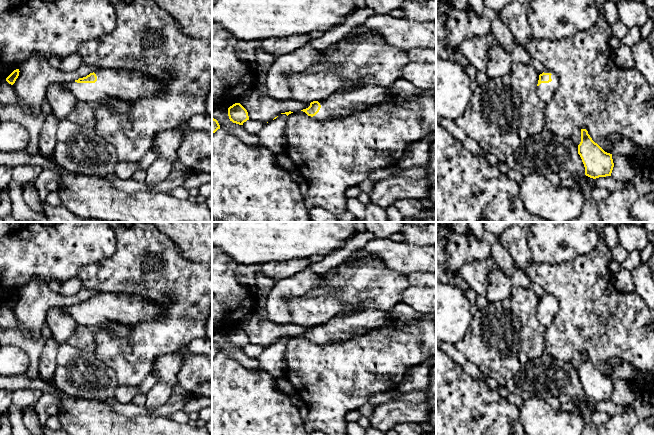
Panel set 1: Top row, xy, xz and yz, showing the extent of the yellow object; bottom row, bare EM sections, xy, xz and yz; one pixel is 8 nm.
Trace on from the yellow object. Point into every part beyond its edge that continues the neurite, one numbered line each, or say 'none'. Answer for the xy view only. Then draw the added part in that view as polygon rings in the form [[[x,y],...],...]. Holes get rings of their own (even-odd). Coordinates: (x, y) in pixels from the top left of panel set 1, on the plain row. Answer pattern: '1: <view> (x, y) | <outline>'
1: xy (129, 309) | [[[99,292],[95,307],[60,306],[60,310],[79,325],[94,326],[108,322],[133,325],[162,319],[163,308],[134,294]]]

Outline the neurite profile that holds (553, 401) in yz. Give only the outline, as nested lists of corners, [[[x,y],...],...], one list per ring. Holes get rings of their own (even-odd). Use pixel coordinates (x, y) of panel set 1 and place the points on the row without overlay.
[[[550,395],[548,398],[545,399],[547,404],[553,408],[554,410],[560,410],[560,404],[558,397]]]

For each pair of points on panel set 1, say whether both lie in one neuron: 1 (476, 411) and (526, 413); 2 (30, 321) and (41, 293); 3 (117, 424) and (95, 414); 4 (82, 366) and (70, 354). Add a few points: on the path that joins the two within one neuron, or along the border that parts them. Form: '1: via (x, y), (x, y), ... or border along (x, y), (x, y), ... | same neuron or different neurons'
1: border along (518, 408), (518, 421), (521, 424) | different neurons
2: via (31, 314), (31, 308), (35, 300) | same neuron
3: via (112, 422), (103, 422), (100, 419) | same neuron
4: via (79, 363), (73, 357) | same neuron

